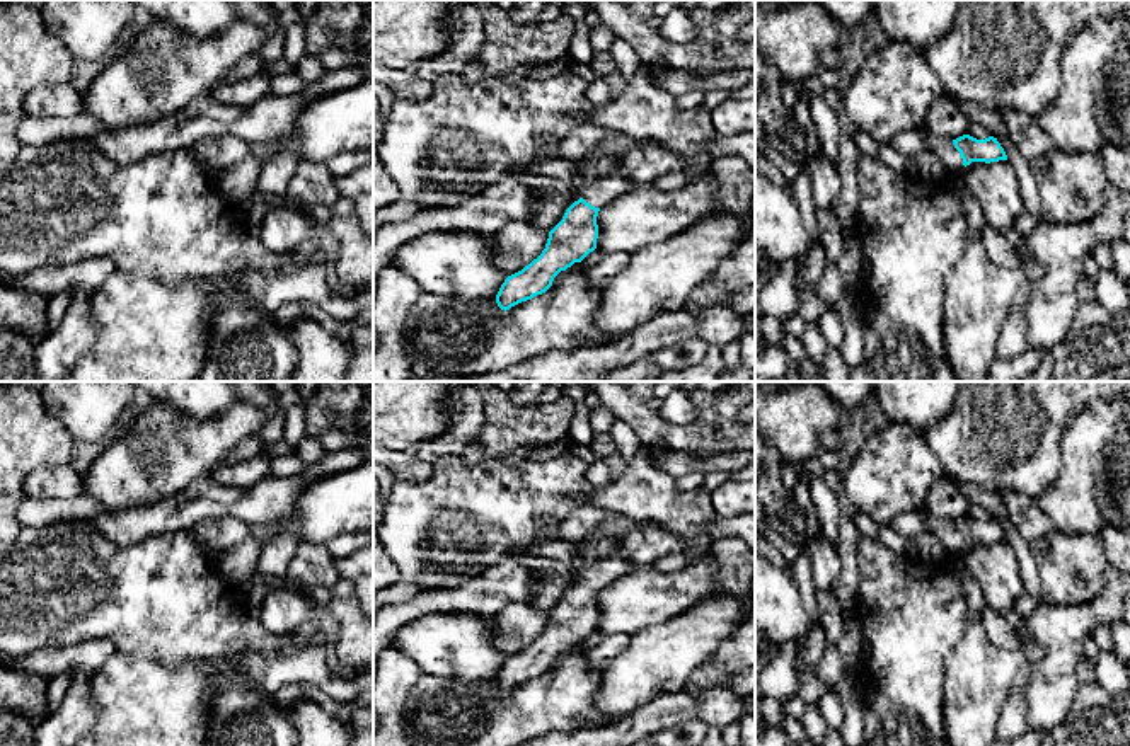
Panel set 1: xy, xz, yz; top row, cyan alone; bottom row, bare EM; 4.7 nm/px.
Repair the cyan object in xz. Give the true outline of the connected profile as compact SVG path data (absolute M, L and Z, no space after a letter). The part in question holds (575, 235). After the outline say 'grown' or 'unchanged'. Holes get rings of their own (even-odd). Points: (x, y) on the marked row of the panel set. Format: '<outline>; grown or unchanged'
M620 162L612 175L581 186L578 189L579 199L566 209L562 220L549 232L542 254L504 279L496 295L498 307L506 312L545 293L561 271L581 262L593 252L598 238L598 211L629 191Z; grown

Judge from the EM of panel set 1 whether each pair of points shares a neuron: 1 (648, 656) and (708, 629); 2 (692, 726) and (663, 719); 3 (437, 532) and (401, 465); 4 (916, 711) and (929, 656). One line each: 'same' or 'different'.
1: same
2: different
3: different
4: same

